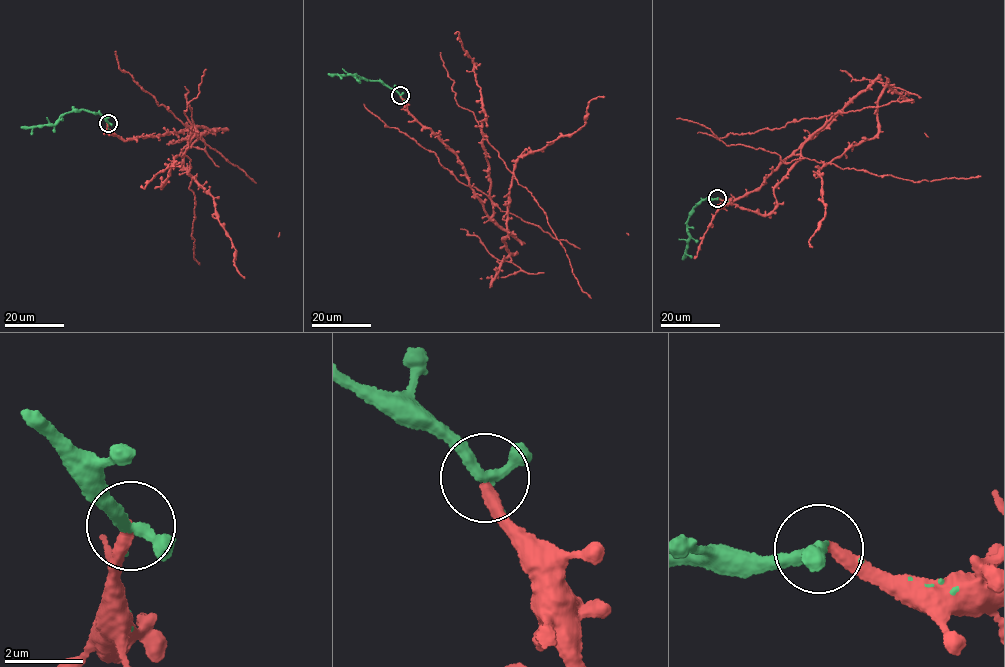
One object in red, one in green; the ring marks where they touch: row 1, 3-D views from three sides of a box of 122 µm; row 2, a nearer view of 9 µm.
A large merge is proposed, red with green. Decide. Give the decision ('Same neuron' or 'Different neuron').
Same neuron

